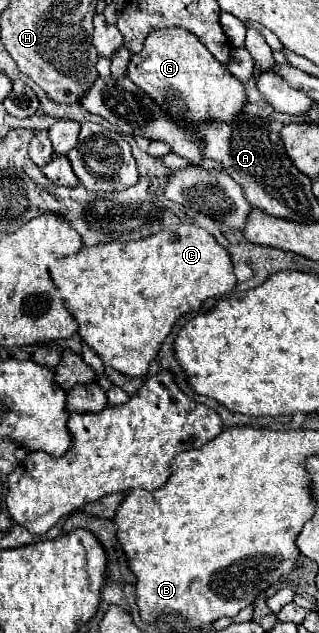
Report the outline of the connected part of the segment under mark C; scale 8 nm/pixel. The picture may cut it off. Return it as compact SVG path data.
M179 223L173 229L159 231L139 241L109 241L83 247L75 255L57 259L49 271L53 283L57 283L59 293L67 301L69 311L79 321L81 339L101 355L107 367L131 377L139 377L149 371L149 365L157 357L161 343L183 315L199 311L207 299L235 289L231 255L209 231L195 223Z

